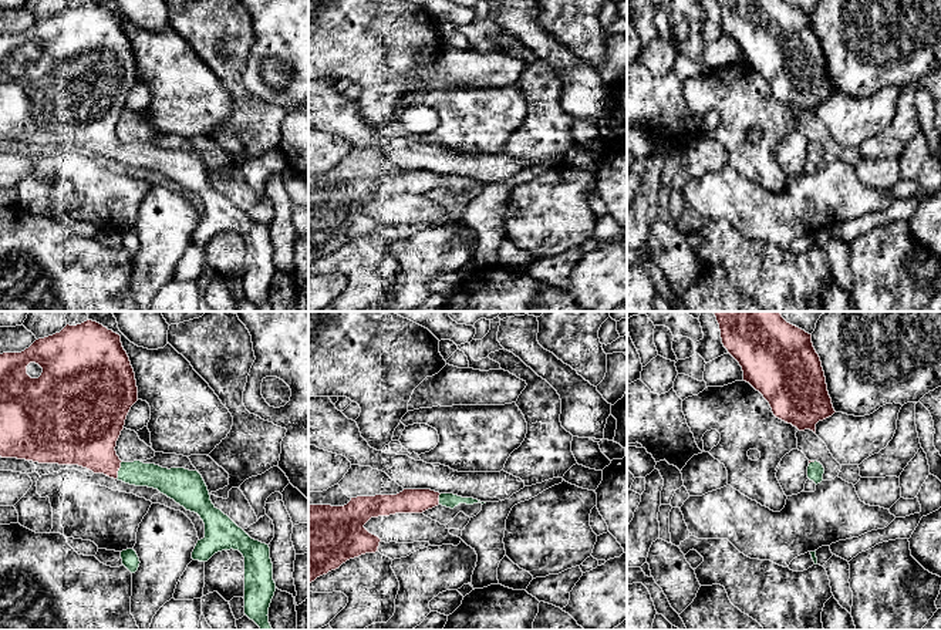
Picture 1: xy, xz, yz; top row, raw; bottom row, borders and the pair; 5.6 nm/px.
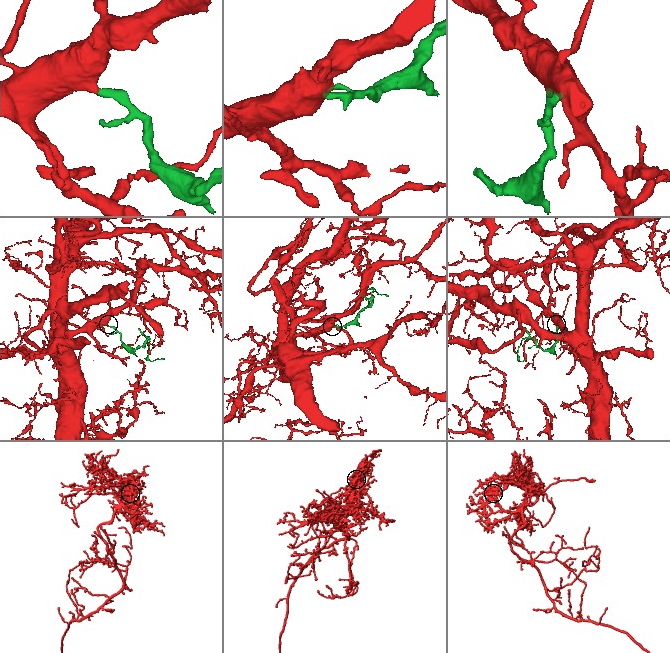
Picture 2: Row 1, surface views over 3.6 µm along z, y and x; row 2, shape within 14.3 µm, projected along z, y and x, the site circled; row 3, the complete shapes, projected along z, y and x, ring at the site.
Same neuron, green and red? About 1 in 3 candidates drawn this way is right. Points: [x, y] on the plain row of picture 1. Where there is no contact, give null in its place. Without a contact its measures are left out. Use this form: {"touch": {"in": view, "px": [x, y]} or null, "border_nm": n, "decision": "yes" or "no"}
{"touch": {"in": "xy", "px": [120, 151]}, "border_nm": 110, "decision": "yes"}

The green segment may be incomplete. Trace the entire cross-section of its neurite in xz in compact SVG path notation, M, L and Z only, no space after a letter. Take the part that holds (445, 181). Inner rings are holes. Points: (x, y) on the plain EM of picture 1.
M404 171L397 176L351 179L344 188L308 186L308 266L350 240L378 233L381 220L364 209L371 199L478 183L486 185L431 171Z

